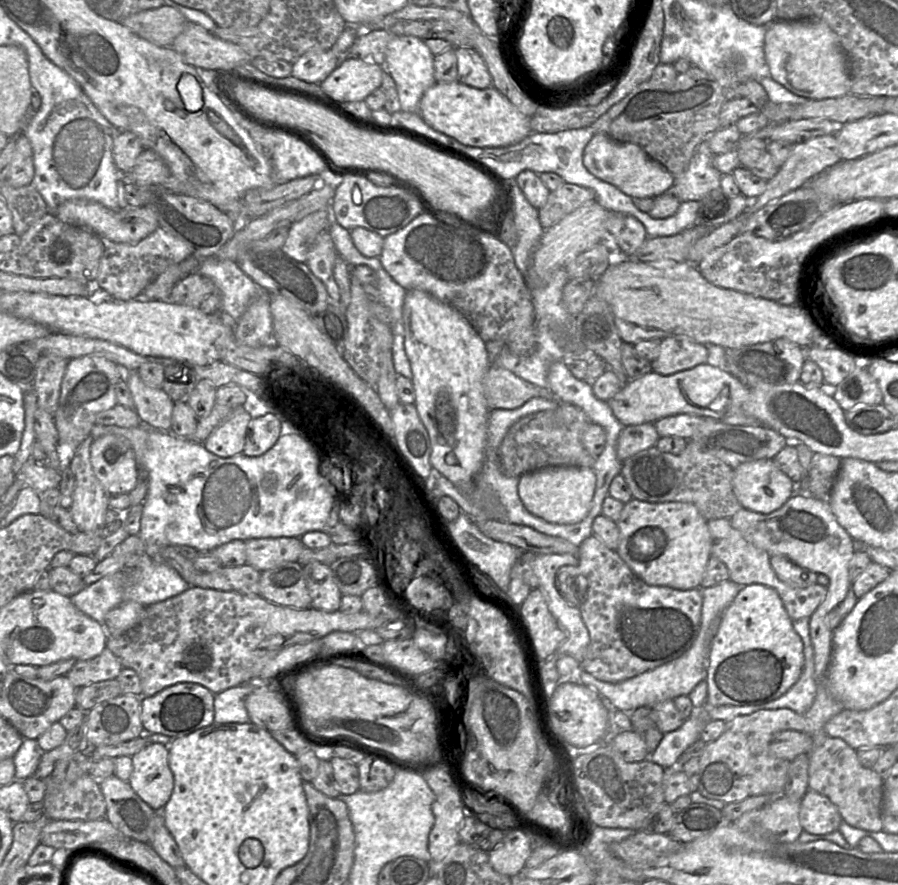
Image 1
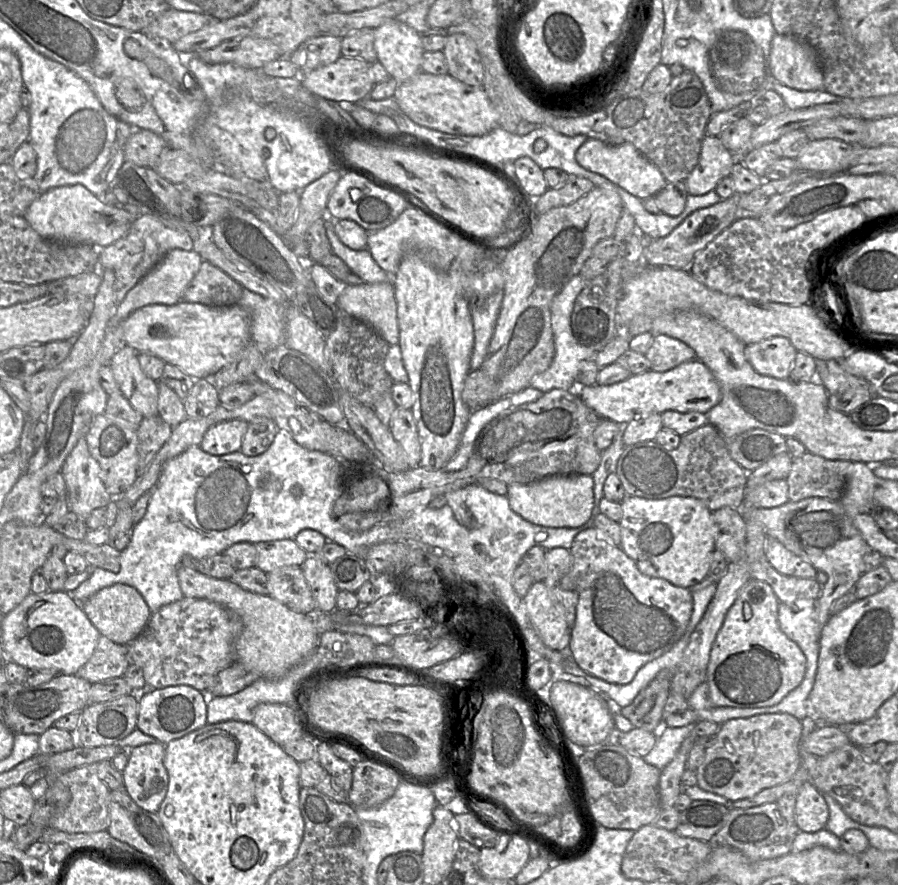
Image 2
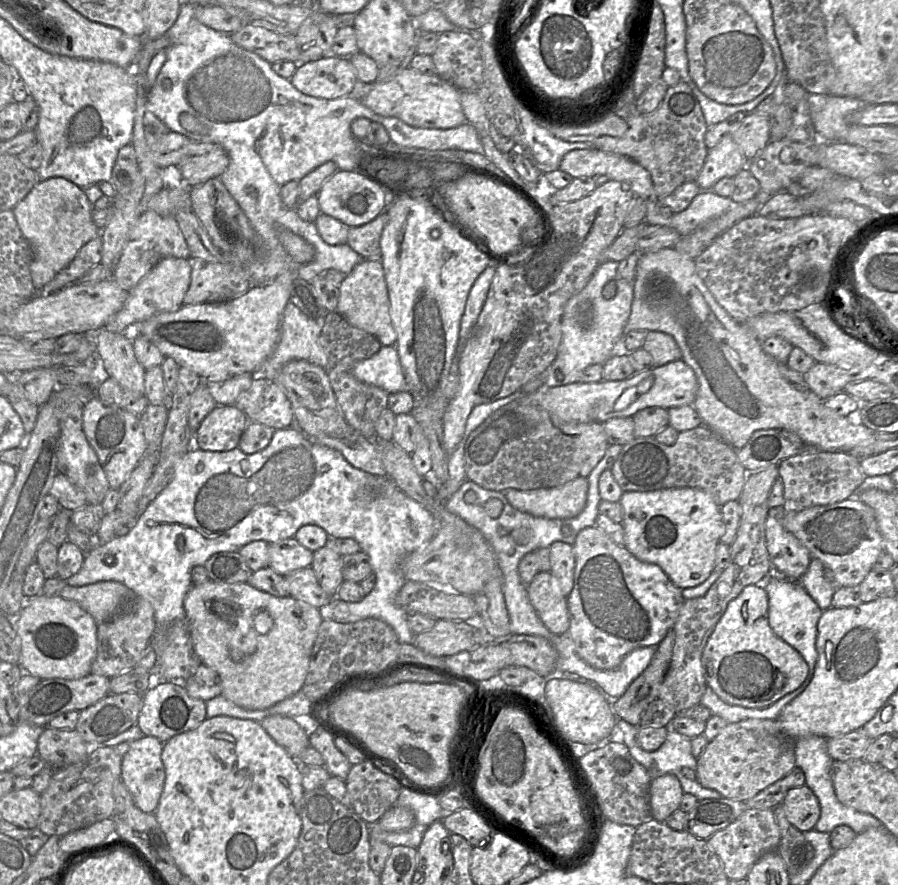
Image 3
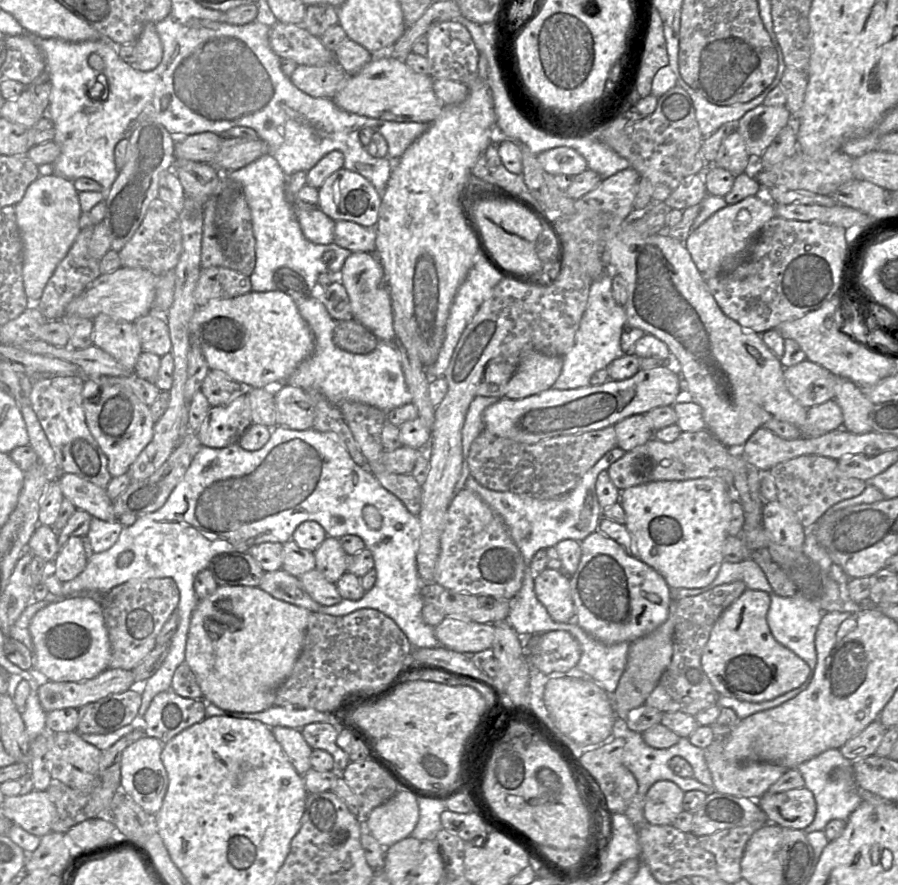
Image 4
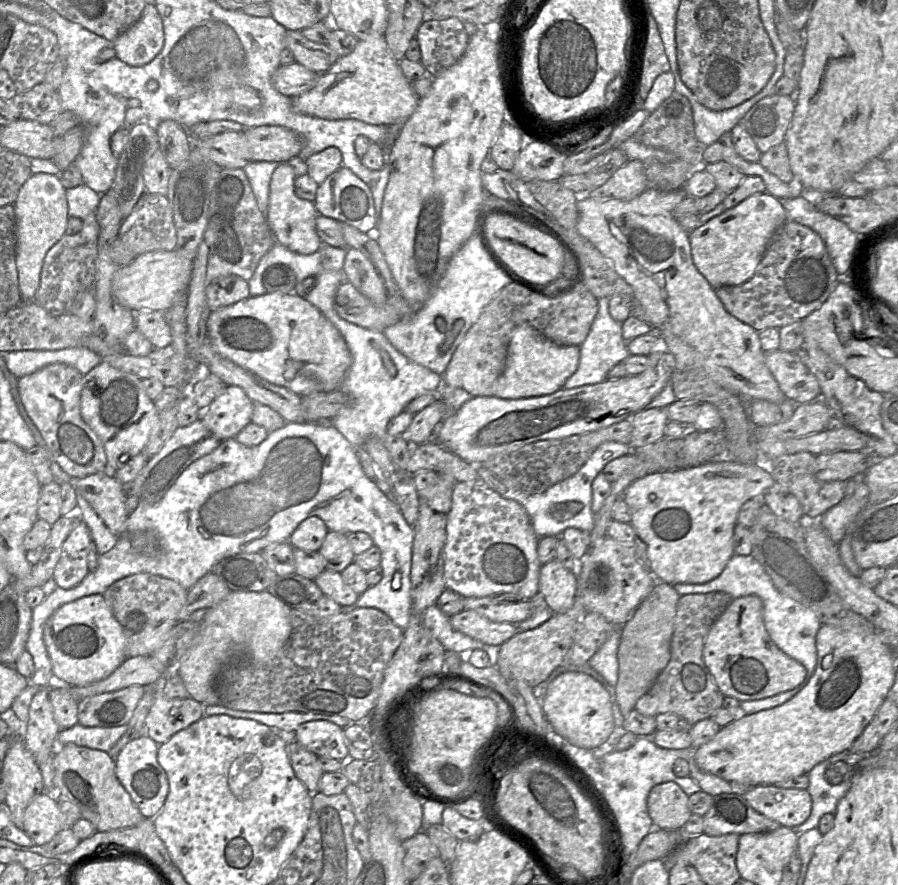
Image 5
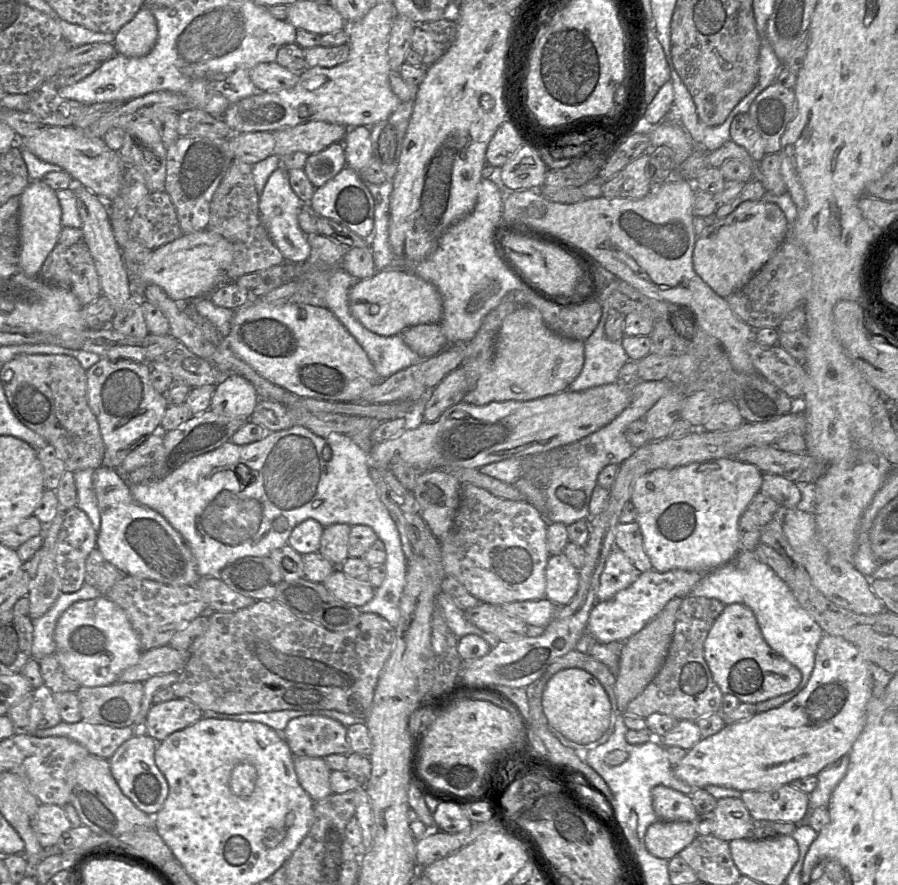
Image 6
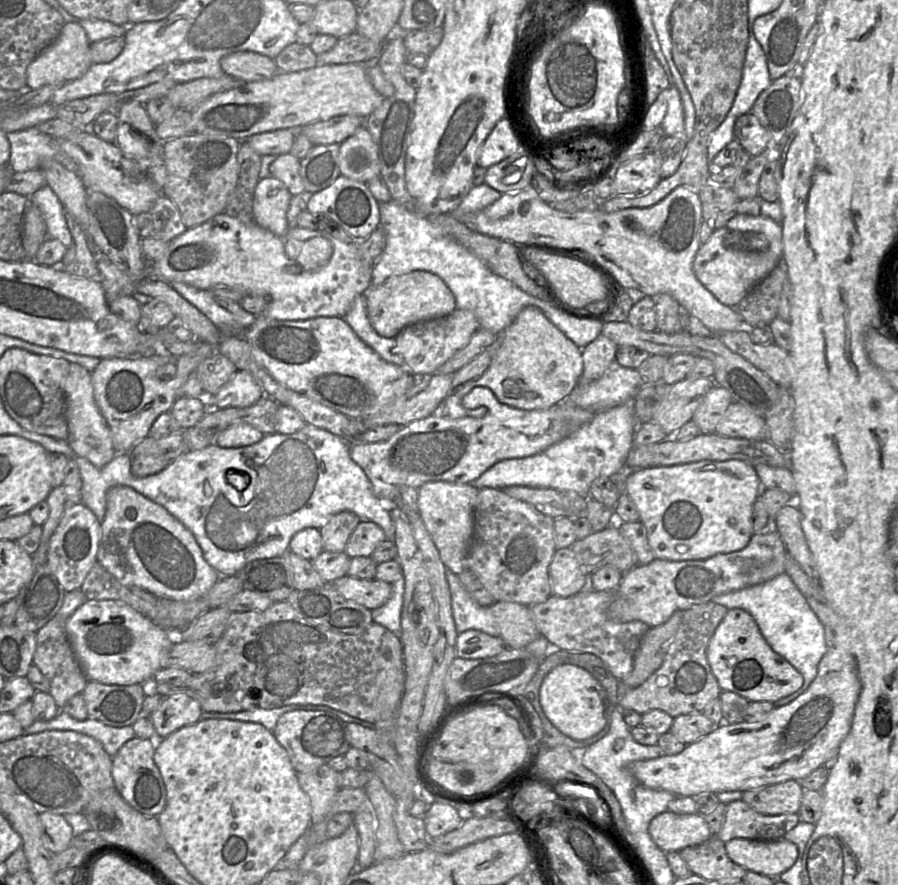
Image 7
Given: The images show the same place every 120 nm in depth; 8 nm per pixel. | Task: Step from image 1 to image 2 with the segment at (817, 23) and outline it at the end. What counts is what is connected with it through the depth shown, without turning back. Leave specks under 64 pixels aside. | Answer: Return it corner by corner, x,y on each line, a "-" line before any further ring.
775,33
771,41
768,74
800,91
824,91
824,76
816,50
796,38

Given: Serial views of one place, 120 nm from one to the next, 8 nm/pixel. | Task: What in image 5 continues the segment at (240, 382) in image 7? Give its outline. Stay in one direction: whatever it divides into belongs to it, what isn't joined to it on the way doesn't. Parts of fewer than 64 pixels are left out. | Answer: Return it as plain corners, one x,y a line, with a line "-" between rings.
227,385
201,413
201,420
220,441
235,438
252,418
253,401
238,386

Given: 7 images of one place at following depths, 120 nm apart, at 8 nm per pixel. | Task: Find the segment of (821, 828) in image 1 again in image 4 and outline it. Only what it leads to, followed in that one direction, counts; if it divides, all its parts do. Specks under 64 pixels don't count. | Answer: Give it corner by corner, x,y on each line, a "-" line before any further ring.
806,787
780,793
764,793
757,799
758,806
769,822
796,830
804,830
814,820
816,802

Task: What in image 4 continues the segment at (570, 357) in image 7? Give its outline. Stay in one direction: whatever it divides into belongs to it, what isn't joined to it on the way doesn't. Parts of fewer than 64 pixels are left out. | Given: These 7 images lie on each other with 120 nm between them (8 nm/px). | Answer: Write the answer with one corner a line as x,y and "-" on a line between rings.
525,351
505,389
505,398
523,399
550,389
563,367
562,356

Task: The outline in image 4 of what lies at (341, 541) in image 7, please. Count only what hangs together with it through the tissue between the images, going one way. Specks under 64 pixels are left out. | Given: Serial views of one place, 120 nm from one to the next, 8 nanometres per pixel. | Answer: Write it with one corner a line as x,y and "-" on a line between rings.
327,536
314,551
316,569
330,582
337,580
347,572
347,554
338,538

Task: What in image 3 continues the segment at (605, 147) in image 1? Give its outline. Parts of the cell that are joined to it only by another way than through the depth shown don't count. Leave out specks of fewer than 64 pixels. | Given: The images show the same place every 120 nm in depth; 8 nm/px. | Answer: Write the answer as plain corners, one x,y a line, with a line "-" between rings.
597,148
574,149
563,156
558,169
573,178
605,175
609,180
622,182
635,197
654,198
650,173
623,155

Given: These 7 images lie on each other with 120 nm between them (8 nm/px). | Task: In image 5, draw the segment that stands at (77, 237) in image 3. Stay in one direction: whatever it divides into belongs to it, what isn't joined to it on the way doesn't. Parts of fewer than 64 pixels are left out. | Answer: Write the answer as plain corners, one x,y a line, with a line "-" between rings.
32,174
24,183
15,201
16,217
16,265
19,289
23,302
34,300
40,285
40,275
45,256
66,232
68,203
66,189
59,175

